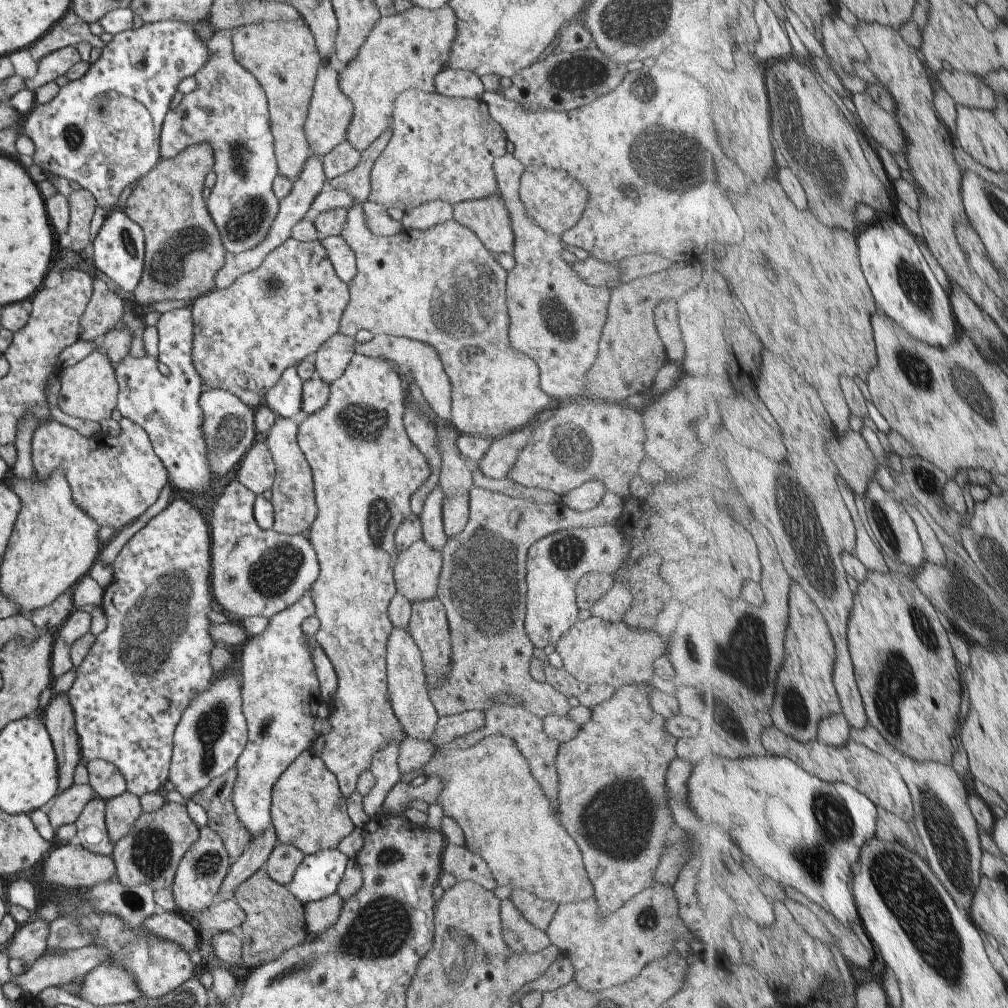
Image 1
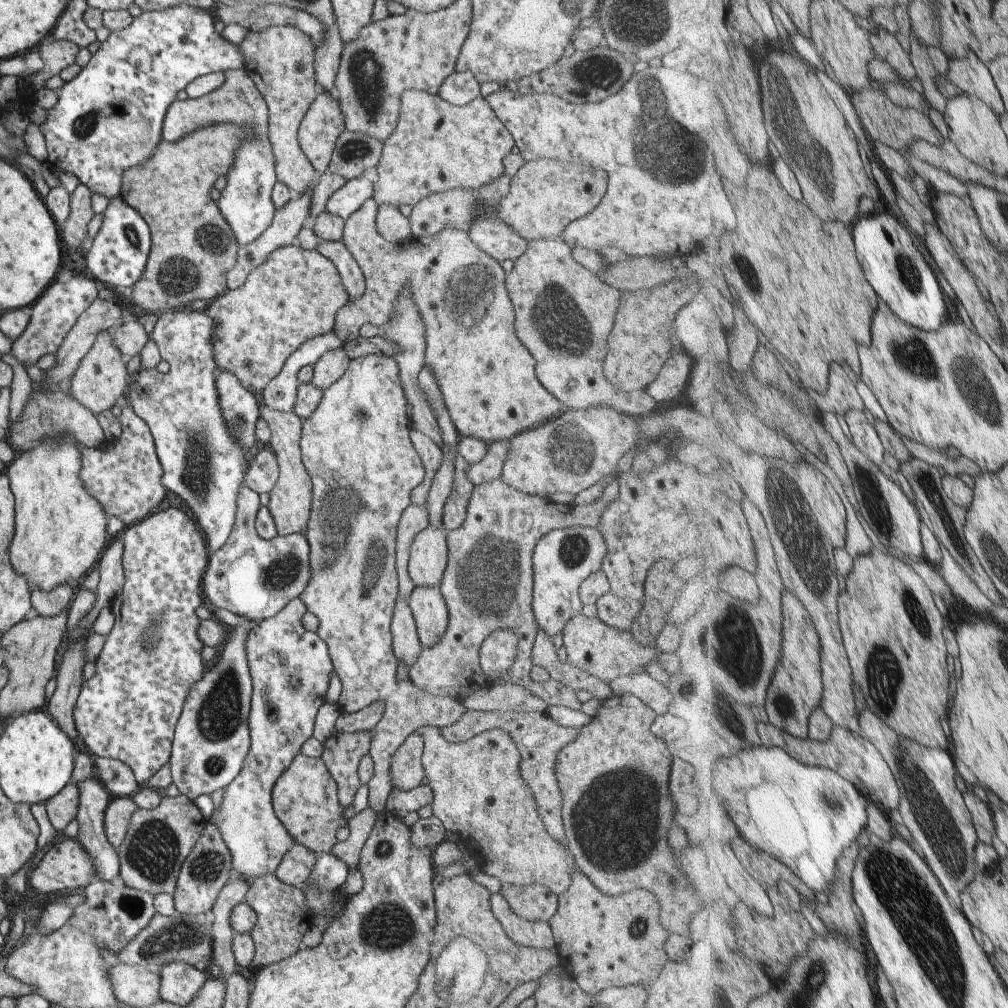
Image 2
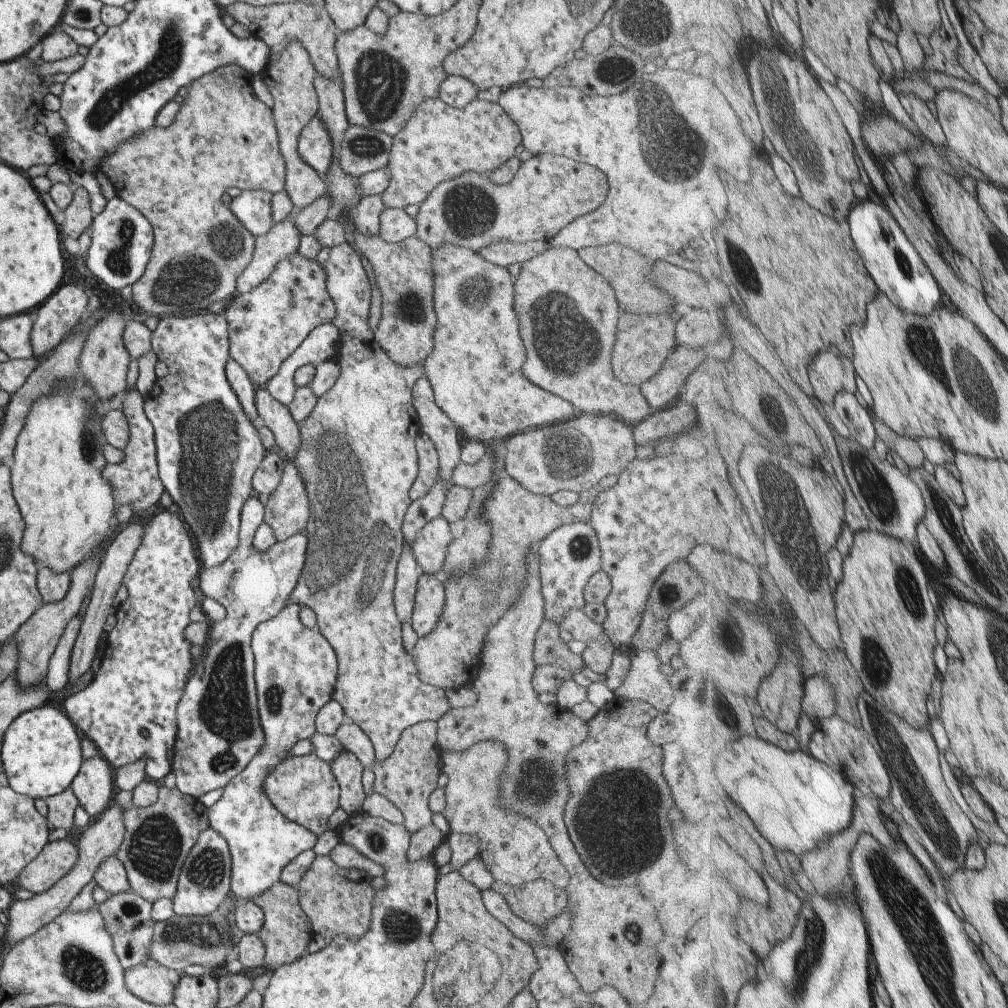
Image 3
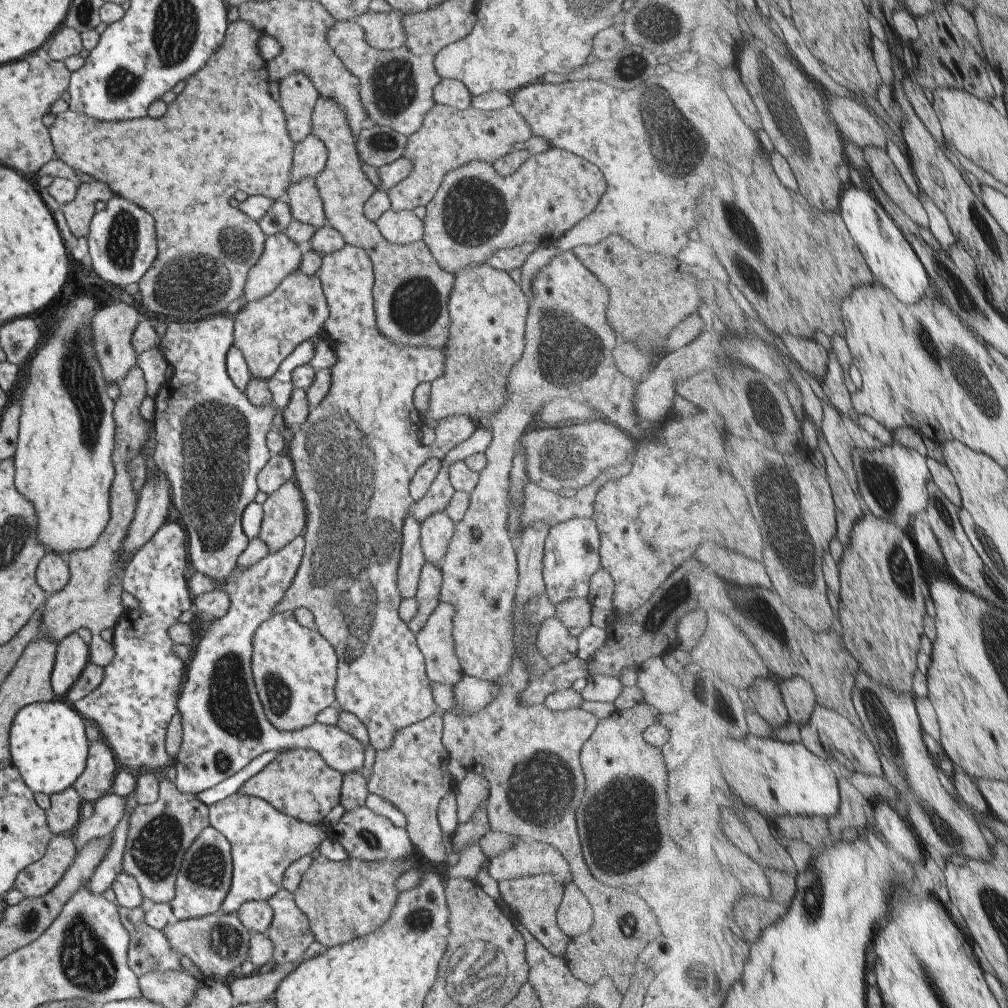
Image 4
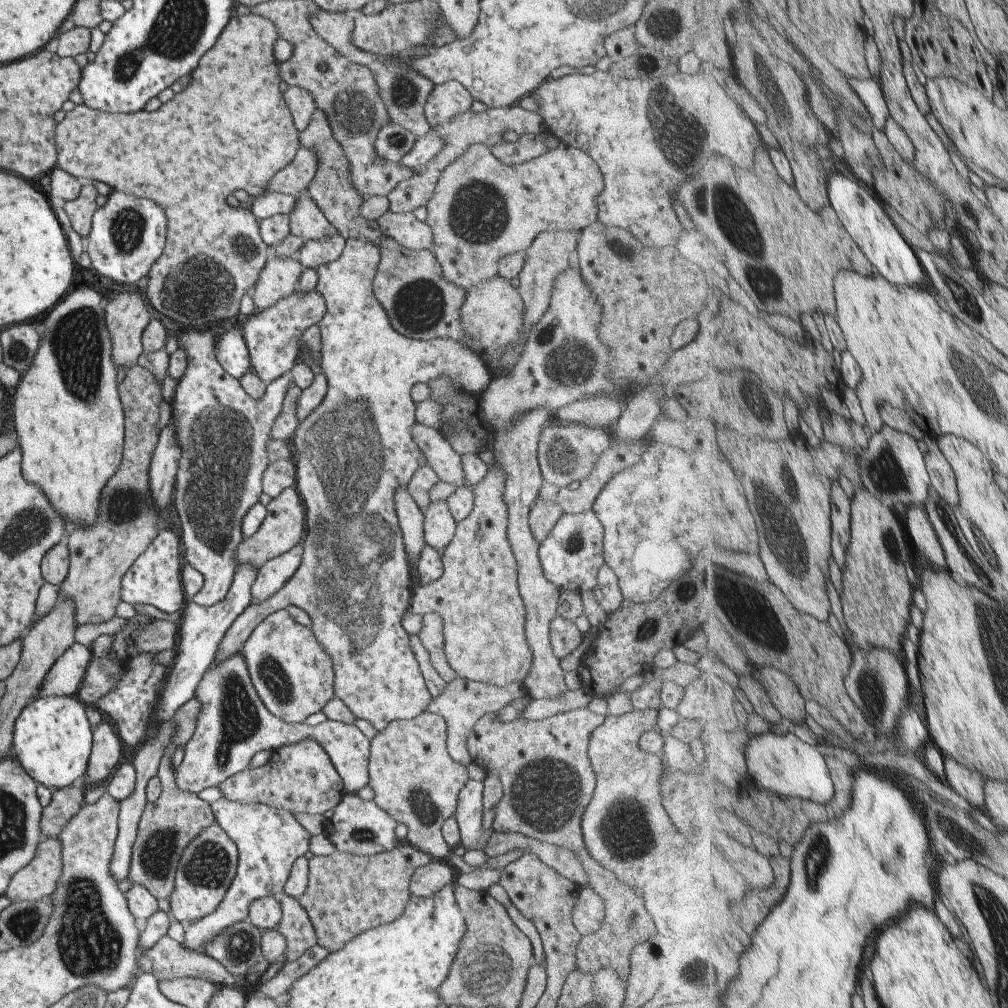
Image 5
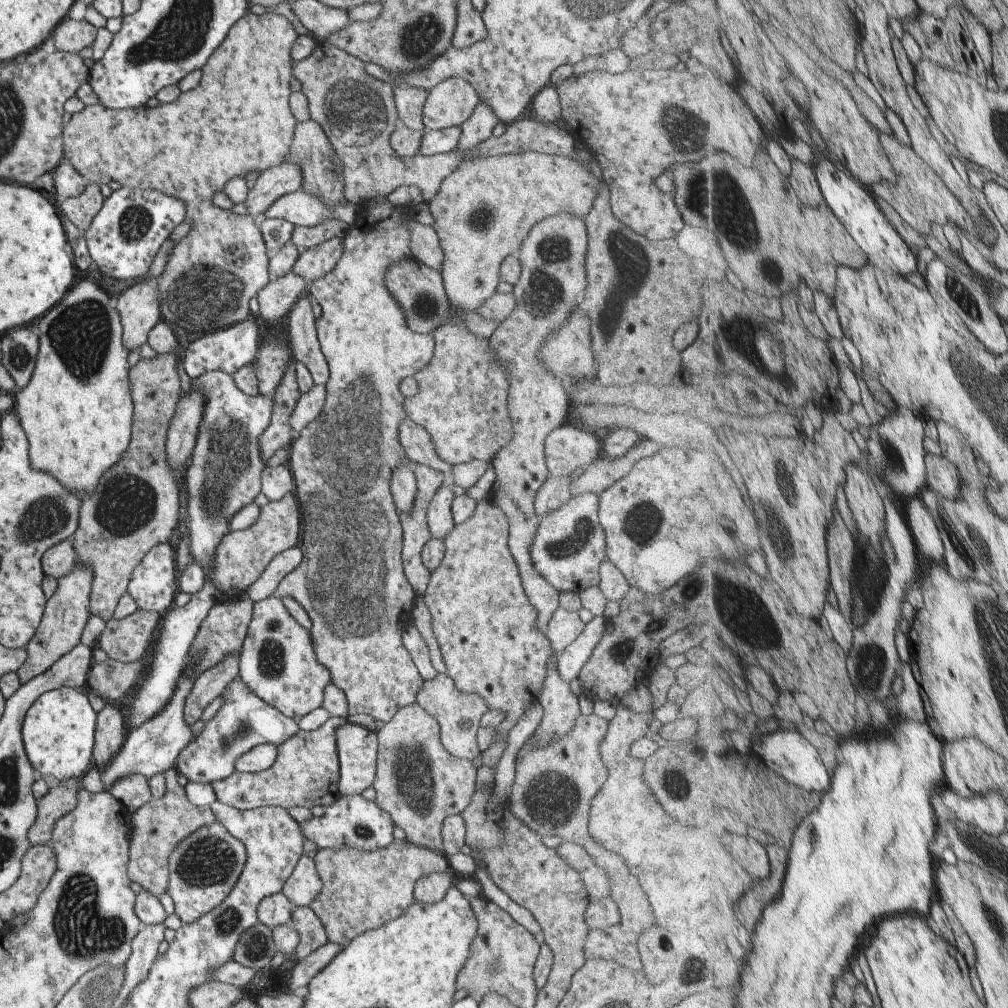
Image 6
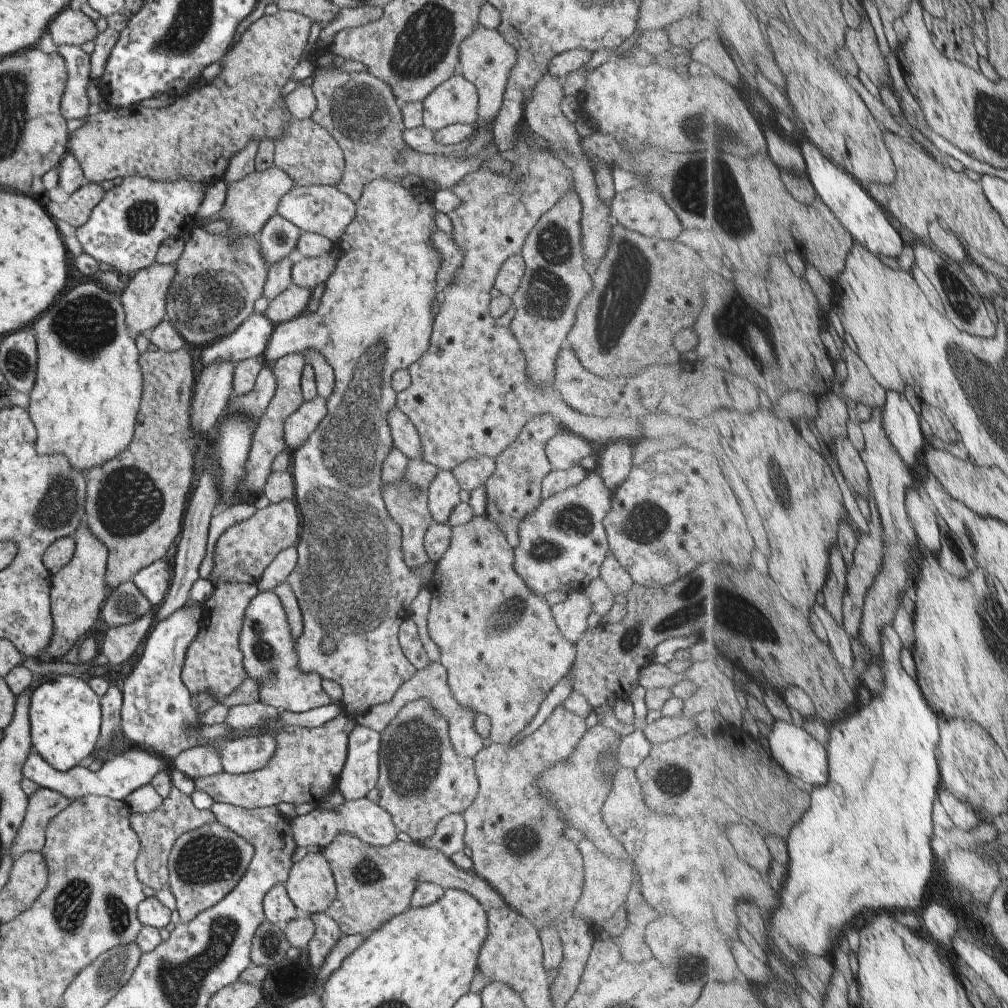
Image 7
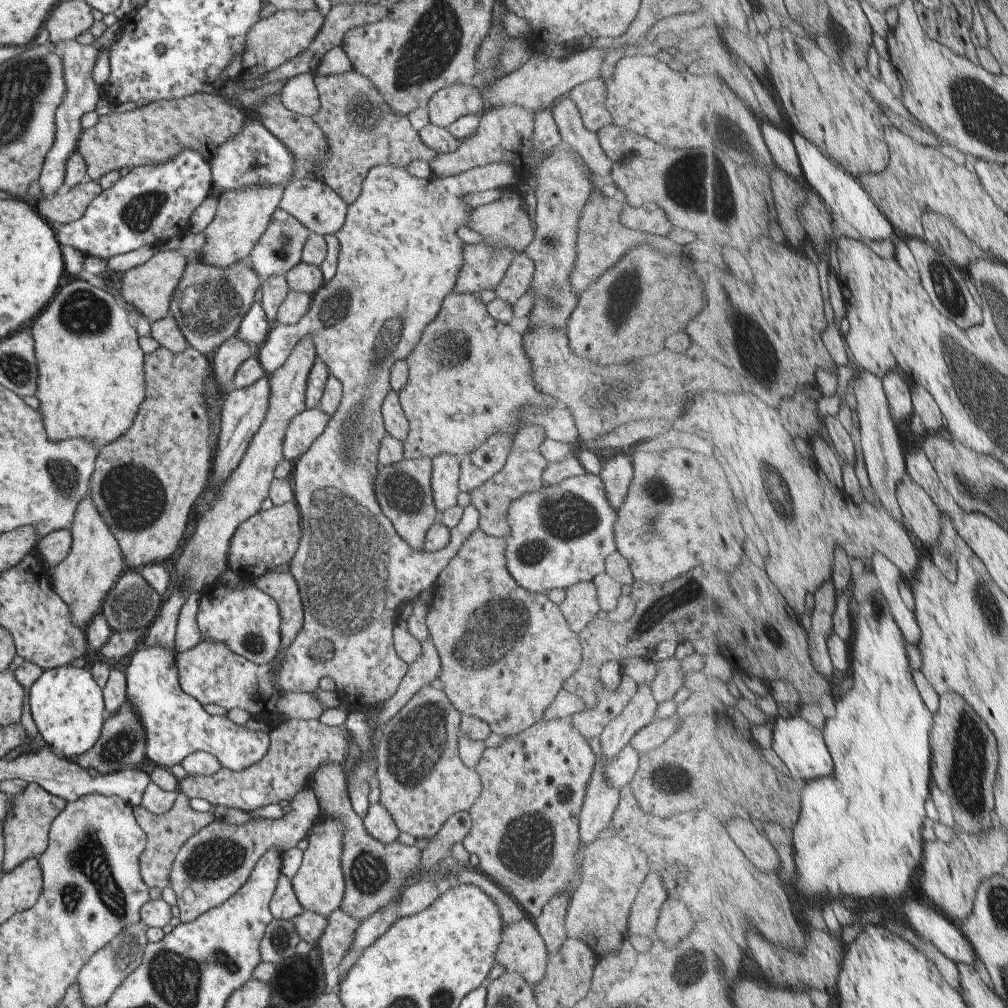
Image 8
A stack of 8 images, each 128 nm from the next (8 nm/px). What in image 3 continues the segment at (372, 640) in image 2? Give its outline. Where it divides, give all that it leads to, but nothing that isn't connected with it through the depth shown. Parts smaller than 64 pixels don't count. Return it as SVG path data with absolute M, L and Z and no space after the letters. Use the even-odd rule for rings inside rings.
M342 243L340 246L322 247L315 260L322 264L326 270L326 286L330 298L334 301L336 316L332 324L340 332L339 349L336 356L340 362L340 376L338 380L320 397L317 397L317 403L314 410L299 423L299 432L301 433L300 450L294 456L294 466L298 474L304 480L307 496L309 498L310 518L309 524L304 532L308 535L308 550L306 551L306 562L303 566L298 584L294 592L290 595L289 603L306 605L306 608L314 610L317 616L318 631L330 643L337 656L337 681L333 692L333 700L339 702L344 709L347 720L358 725L362 732L367 736L367 742L373 745L375 760L384 762L390 758L394 752L400 736L409 726L419 722L437 722L446 712L450 712L450 704L446 698L445 690L426 684L418 678L418 668L414 664L411 652L406 652L402 645L402 624L396 616L396 605L394 604L393 590L395 588L396 569L403 547L402 524L408 507L411 504L409 490L412 483L416 480L419 473L419 458L416 452L416 436L419 433L419 416L413 405L412 387L416 384L418 378L424 375L424 365L418 364L416 368L404 368L396 364L384 349L375 341L372 328L368 326L368 316L370 316L370 304L372 304L372 284L368 280L368 274L362 266L360 254L348 243ZM345 749L334 762L330 762L330 768L339 784L340 808L350 817L364 812L363 802L367 795L362 787L363 766L356 755Z

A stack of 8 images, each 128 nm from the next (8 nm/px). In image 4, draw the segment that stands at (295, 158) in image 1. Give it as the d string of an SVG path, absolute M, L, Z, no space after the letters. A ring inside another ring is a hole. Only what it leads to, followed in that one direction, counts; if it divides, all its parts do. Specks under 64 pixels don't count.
M304 72L286 76L278 84L278 102L286 116L286 128L294 144L298 144L312 130L312 115L318 100L318 91ZM306 176L300 182L291 184L285 199L294 220L302 224L310 224L315 229L328 223L314 178Z

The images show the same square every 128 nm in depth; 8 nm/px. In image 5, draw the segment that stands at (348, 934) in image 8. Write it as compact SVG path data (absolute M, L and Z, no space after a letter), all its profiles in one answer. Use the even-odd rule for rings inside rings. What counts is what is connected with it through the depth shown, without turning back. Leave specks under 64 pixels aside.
M281 894L278 896L282 918L278 922L278 934L286 938L286 961L294 961L302 956L306 950L317 945L314 926L298 899Z

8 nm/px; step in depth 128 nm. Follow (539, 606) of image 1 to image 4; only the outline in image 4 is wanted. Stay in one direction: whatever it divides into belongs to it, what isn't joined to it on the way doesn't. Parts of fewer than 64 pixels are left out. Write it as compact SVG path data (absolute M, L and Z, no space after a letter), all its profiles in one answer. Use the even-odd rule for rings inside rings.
M573 519L549 528L543 550L543 581L550 602L558 606L569 598L587 598L592 575L601 568L600 531L592 519Z

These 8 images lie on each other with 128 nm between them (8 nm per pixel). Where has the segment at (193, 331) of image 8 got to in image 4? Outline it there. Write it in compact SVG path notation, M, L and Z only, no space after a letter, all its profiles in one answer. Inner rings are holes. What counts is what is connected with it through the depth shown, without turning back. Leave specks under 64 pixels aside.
M238 19L237 21L230 22L228 28L226 29L226 38L224 38L224 42L222 42L222 46L210 56L210 60L208 60L208 64L202 68L202 70L198 70L196 74L190 76L185 80L186 86L180 94L177 94L176 99L168 104L168 110L166 110L166 114L162 116L162 118L158 118L158 120L154 120L150 115L146 116L146 118L139 118L136 120L122 120L122 122L98 122L98 120L94 120L94 118L90 118L90 116L86 116L86 114L78 114L78 112L74 112L73 110L66 110L65 112L60 112L60 114L56 115L54 123L48 128L48 132L50 132L50 138L54 143L54 150L56 151L56 157L62 159L68 166L71 166L75 171L82 172L82 174L90 174L92 178L95 180L100 180L100 182L104 182L104 184L108 185L112 192L115 195L121 196L122 198L128 198L130 202L134 204L138 204L140 208L144 208L146 212L150 212L152 214L152 218L154 218L154 222L156 222L156 234L157 236L157 249L158 249L158 256L156 256L156 260L152 263L152 266L146 270L146 274L142 276L139 280L139 290L141 296L141 304L143 304L148 311L154 312L154 314L159 315L161 319L168 316L168 318L176 318L176 320L184 320L184 322L196 322L198 320L204 320L206 318L210 318L210 316L214 316L214 314L225 313L226 308L228 308L228 304L232 304L234 300L239 299L243 300L243 293L244 293L244 286L246 284L246 278L248 276L248 271L260 258L262 254L262 250L264 248L265 242L265 234L262 232L262 228L258 223L255 223L254 220L250 218L250 216L246 216L244 212L240 211L238 207L232 207L228 201L238 190L243 190L248 195L268 195L273 200L278 198L283 198L286 195L287 190L291 186L290 182L290 175L292 172L292 165L293 165L293 156L294 156L294 140L290 138L290 134L288 134L288 128L286 128L286 116L284 116L284 112L282 112L282 108L280 108L280 103L274 98L272 98L272 94L268 92L268 69L266 68L267 62L262 60L262 56L260 56L260 52L258 52L258 40L260 40L260 36L262 35L261 32L258 32L256 28L252 28L248 22L244 22L243 20Z

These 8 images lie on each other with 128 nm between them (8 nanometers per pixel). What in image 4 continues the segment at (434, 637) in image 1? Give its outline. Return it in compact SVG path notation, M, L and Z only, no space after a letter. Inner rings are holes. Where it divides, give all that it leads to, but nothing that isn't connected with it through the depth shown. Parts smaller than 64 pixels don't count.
M425 561L417 586L417 612L414 618L407 623L408 628L410 628L414 634L418 634L418 632L426 626L428 618L432 616L434 610L436 610L436 607L440 604L442 579L441 567L437 567L435 564Z

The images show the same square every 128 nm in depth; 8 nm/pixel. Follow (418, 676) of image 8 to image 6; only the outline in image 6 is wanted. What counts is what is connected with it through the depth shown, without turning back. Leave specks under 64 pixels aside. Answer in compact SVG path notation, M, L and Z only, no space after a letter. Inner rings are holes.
M437 673L436 678L424 681L420 692L416 694L416 701L426 712L430 712L430 716L438 720L443 746L447 747L452 755L469 760L479 755L476 734L480 727L480 718L489 710L480 694L460 692L452 677Z

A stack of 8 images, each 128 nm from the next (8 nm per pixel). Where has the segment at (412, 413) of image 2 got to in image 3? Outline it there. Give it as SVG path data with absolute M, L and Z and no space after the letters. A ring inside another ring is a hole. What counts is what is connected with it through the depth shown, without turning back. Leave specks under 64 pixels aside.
M354 230L354 246L368 258L382 294L380 322L373 338L396 364L416 368L428 358L434 346L436 312L432 298L432 249L416 236L389 243L380 236L364 236L358 230Z

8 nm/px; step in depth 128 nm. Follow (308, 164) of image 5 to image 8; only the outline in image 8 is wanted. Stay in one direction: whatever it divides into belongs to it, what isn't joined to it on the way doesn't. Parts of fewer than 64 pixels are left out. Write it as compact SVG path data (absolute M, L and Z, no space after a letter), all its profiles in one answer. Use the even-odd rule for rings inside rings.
M281 185L274 187L251 187L240 191L229 191L218 194L218 205L215 218L203 231L206 244L193 253L200 263L226 269L240 262L247 262L252 248L259 242L267 230L271 217L278 210L283 196Z

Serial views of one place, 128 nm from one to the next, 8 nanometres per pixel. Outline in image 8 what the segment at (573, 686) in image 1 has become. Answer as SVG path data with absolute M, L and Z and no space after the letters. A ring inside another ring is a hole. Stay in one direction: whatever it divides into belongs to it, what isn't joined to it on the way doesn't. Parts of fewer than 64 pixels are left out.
M593 580L570 586L559 608L573 632L579 634L601 610Z

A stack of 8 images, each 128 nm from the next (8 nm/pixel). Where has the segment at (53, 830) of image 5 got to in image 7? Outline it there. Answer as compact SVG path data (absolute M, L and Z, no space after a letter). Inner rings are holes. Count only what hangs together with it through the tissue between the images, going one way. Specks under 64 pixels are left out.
M40 788L28 796L28 808L22 826L12 842L12 856L17 859L26 852L41 852L45 845L45 832L50 820L62 812L71 800L48 788Z

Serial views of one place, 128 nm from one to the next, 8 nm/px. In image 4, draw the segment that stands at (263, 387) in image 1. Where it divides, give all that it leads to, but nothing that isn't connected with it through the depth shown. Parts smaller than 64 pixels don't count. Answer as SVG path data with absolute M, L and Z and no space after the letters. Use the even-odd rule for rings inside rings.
M294 270L268 296L262 300L244 301L242 308L232 315L235 320L233 345L242 352L251 376L268 381L276 374L282 360L299 344L323 330L329 316L330 308L320 278Z

